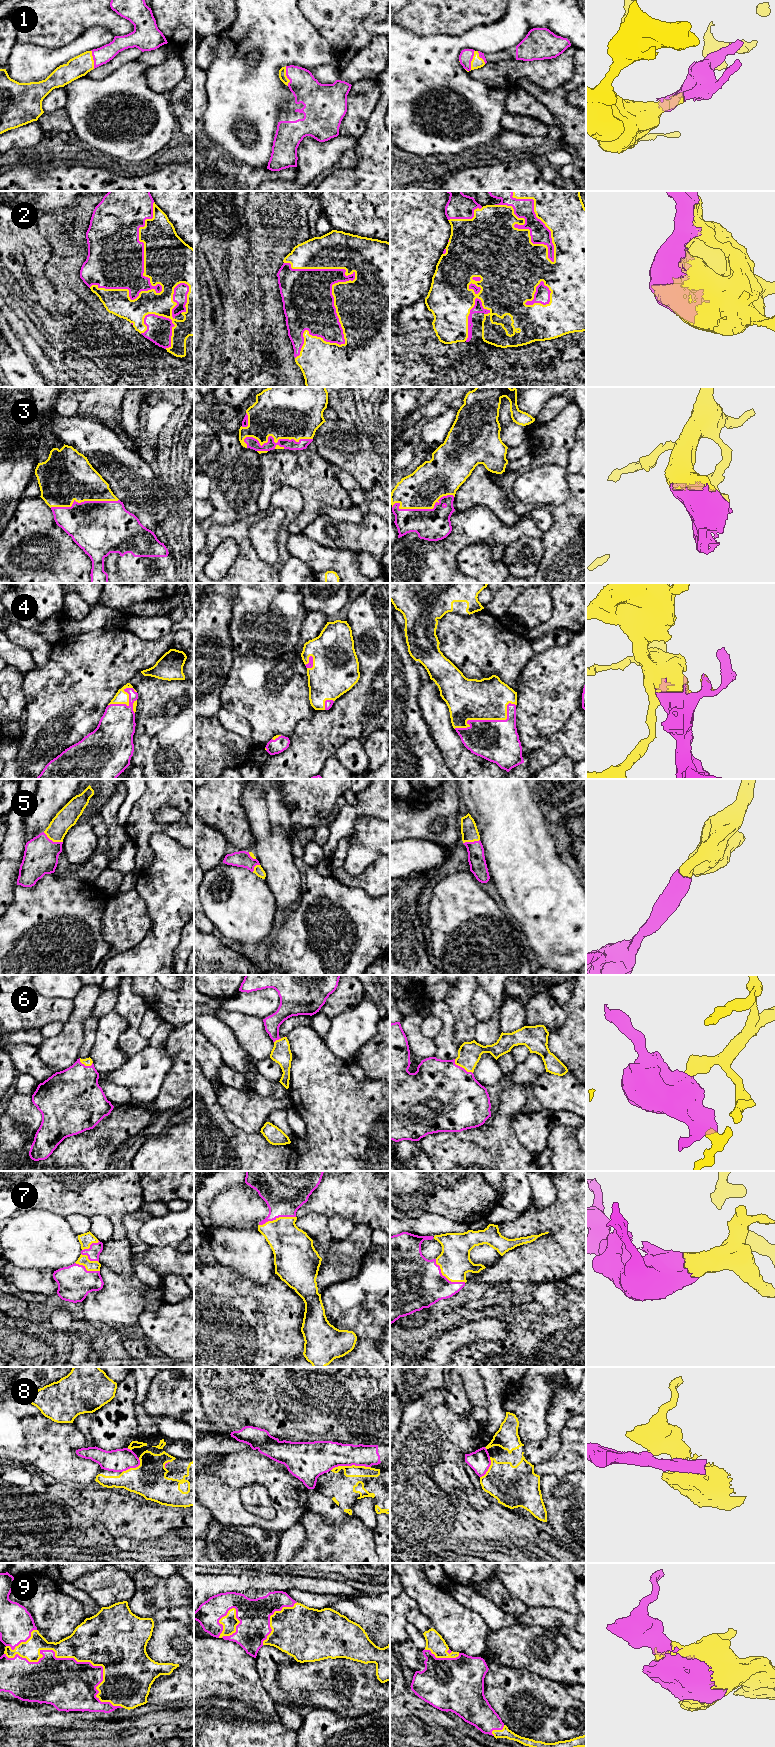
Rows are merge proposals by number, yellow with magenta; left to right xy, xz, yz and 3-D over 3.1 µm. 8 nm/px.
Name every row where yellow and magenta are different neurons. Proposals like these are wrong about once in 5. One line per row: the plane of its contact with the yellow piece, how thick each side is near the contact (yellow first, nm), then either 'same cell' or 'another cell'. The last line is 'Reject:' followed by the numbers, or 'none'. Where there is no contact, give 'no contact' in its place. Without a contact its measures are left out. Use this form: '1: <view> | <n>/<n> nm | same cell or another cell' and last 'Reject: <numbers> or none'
1: yz | 90/110 nm | same cell
2: xz | 500/300 nm | same cell
3: xz | 440/90 nm | same cell
4: yz | 340/340 nm | same cell
5: xy | 160/280 nm | same cell
6: yz | 190/500 nm | same cell
7: yz | 260/420 nm | same cell
8: xz | 100/260 nm | another cell
9: xy | 400/400 nm | same cell
Reject: 8

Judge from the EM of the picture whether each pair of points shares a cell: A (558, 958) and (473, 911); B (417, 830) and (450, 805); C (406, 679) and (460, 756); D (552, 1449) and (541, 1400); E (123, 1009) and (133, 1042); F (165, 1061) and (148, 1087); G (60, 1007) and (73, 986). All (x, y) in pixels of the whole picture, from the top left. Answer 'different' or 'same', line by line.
A: different
B: same
C: different
D: different
E: same
F: same
G: different

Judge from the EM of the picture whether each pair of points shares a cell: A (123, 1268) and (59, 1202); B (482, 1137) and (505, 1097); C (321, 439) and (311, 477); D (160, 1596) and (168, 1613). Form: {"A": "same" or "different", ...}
{"A": "same", "B": "same", "C": "different", "D": "different"}

